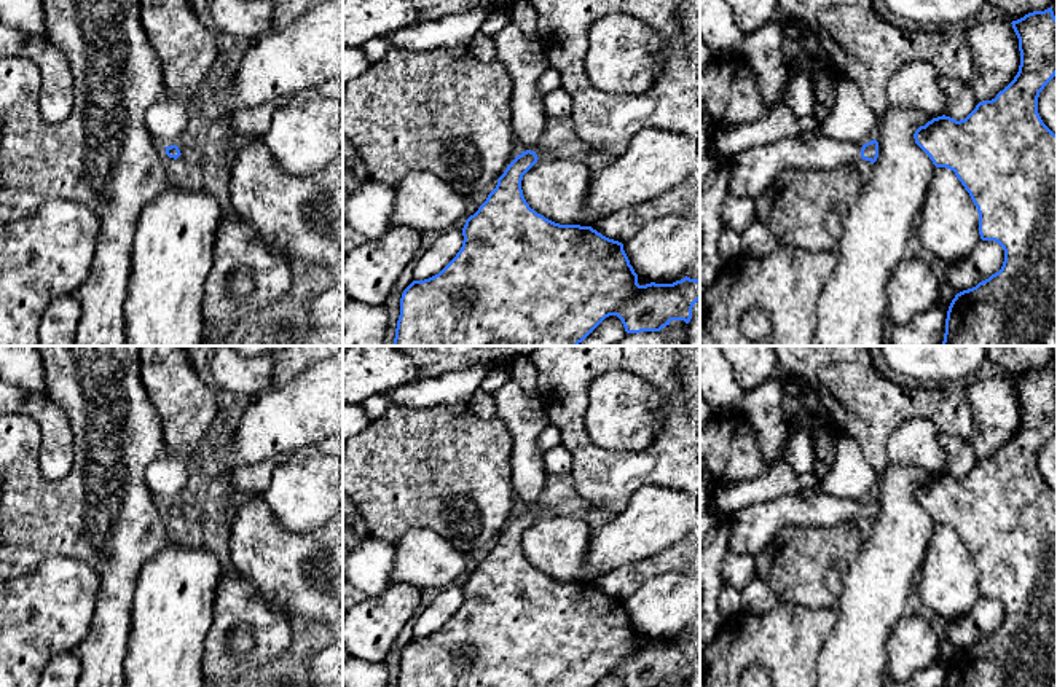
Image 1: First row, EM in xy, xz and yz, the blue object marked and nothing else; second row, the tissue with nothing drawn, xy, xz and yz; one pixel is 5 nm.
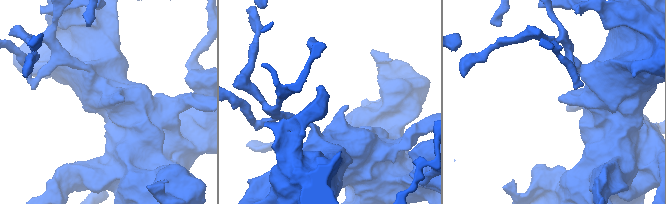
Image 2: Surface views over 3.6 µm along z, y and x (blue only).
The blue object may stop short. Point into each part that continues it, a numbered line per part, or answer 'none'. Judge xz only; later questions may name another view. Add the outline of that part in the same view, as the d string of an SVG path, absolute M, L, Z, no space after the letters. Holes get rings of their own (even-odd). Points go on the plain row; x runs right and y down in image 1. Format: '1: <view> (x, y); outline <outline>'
1: xz (525, 416); outline M509 379L493 392L496 416L512 432L515 449L512 454L512 486L526 507L536 508L547 480L544 451L537 440L550 424L542 400L534 400L517 379Z

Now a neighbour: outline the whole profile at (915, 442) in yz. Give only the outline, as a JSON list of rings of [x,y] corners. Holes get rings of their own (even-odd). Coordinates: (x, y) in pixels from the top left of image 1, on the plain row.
[[[912,418],[901,424],[891,435],[886,445],[888,459],[898,465],[915,465],[928,470],[933,475],[945,470],[945,451],[939,445],[939,430],[929,419]]]

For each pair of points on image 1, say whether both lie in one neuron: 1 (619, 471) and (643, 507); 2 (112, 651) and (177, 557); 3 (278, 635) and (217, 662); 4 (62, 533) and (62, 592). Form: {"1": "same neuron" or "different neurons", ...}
{"1": "different neurons", "2": "different neurons", "3": "same neuron", "4": "different neurons"}

